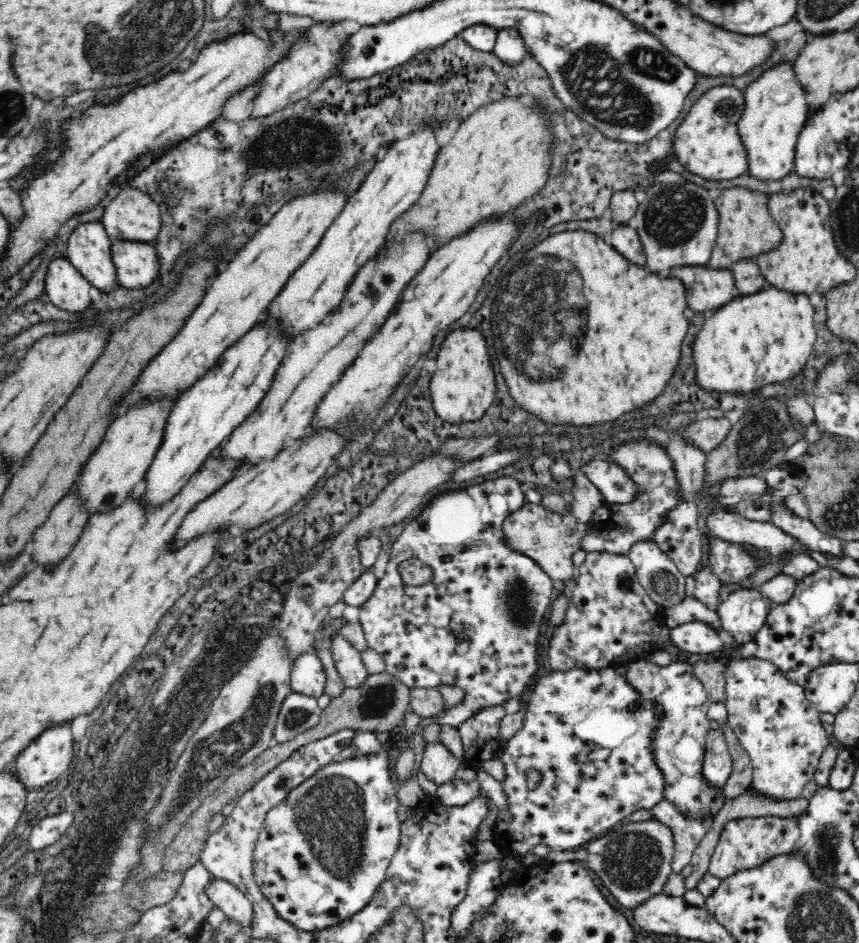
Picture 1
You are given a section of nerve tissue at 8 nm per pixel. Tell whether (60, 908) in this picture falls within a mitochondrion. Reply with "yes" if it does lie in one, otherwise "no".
yes

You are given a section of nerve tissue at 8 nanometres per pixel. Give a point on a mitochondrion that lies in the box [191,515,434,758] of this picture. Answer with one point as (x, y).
(381, 699)

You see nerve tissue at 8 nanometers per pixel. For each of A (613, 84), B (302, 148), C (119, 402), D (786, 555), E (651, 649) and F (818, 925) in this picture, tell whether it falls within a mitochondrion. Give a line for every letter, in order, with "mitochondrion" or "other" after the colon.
A: mitochondrion
B: mitochondrion
C: other
D: other
E: other
F: mitochondrion

